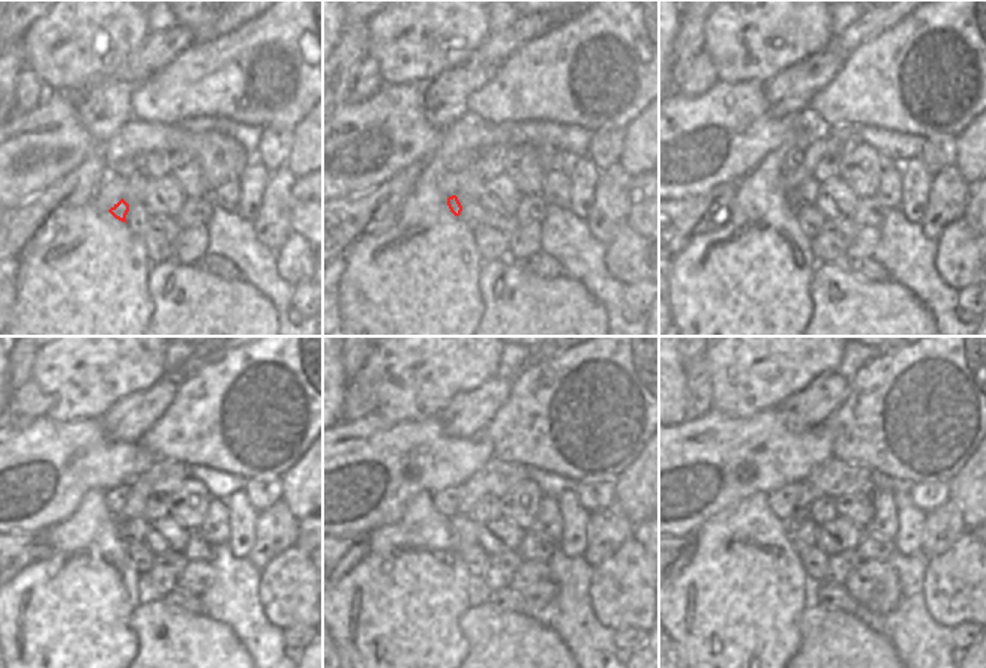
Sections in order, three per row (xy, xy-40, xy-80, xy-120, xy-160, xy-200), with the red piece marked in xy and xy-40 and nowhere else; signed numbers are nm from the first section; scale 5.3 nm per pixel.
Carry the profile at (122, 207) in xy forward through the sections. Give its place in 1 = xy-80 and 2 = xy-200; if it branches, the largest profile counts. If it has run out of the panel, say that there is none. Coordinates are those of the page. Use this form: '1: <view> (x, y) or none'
1: xy-80 (790, 198)
2: xy-200 (797, 517)

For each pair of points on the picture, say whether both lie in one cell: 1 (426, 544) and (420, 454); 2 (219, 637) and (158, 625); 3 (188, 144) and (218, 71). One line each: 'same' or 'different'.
1: different
2: same
3: different

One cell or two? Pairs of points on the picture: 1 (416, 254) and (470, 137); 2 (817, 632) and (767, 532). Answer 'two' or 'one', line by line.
1: one
2: two

